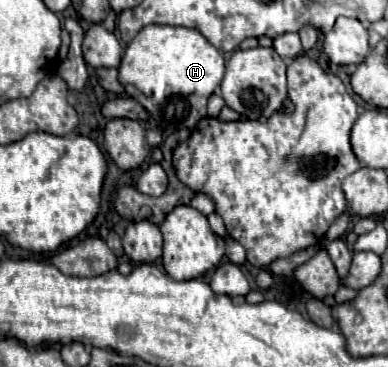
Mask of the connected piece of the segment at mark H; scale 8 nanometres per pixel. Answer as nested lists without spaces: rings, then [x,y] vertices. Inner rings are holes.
[[[147,25],[127,45],[119,81],[129,97],[139,101],[161,131],[193,129],[207,115],[207,99],[219,87],[225,73],[225,59],[197,29]]]

